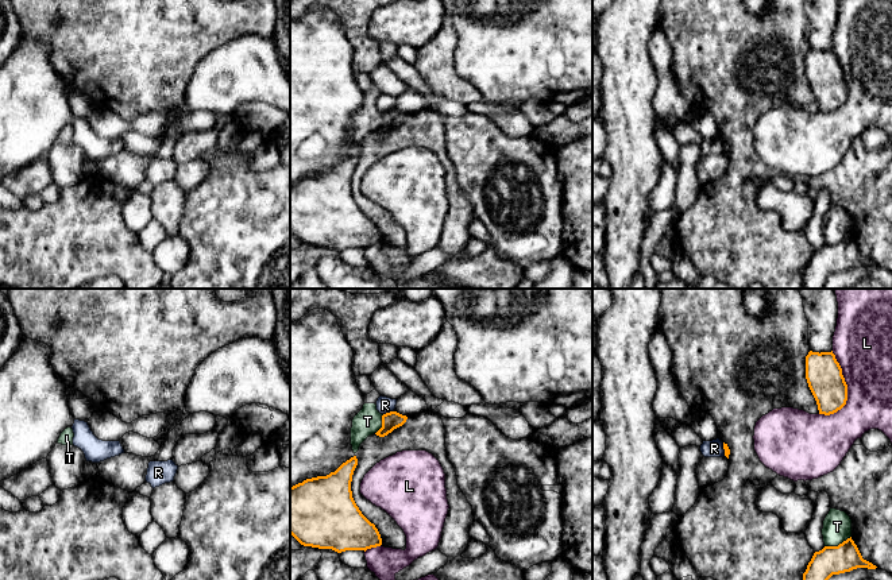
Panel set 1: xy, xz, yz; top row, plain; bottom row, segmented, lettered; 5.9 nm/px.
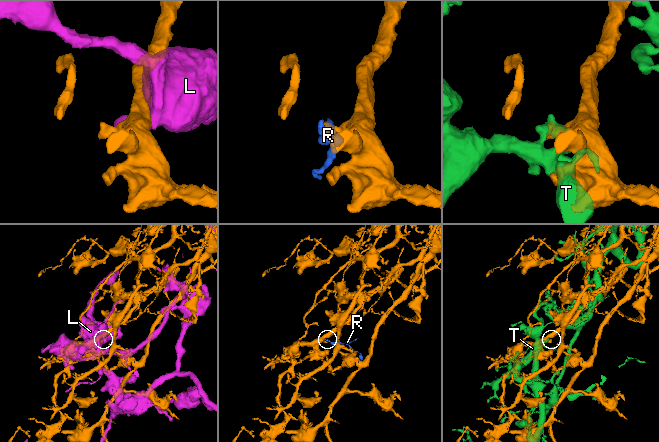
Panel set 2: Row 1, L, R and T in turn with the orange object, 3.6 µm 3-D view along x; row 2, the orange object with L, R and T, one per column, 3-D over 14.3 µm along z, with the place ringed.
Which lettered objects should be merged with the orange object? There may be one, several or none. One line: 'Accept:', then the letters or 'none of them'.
Accept: none of them

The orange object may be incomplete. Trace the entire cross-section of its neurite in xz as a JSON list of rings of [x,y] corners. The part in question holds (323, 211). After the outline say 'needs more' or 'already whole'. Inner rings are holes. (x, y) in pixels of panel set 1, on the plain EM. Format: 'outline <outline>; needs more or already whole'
outline [[[356,154],[327,174],[290,185],[290,232],[304,244],[367,248],[382,243],[375,225],[356,204],[351,179]]]; already whole

